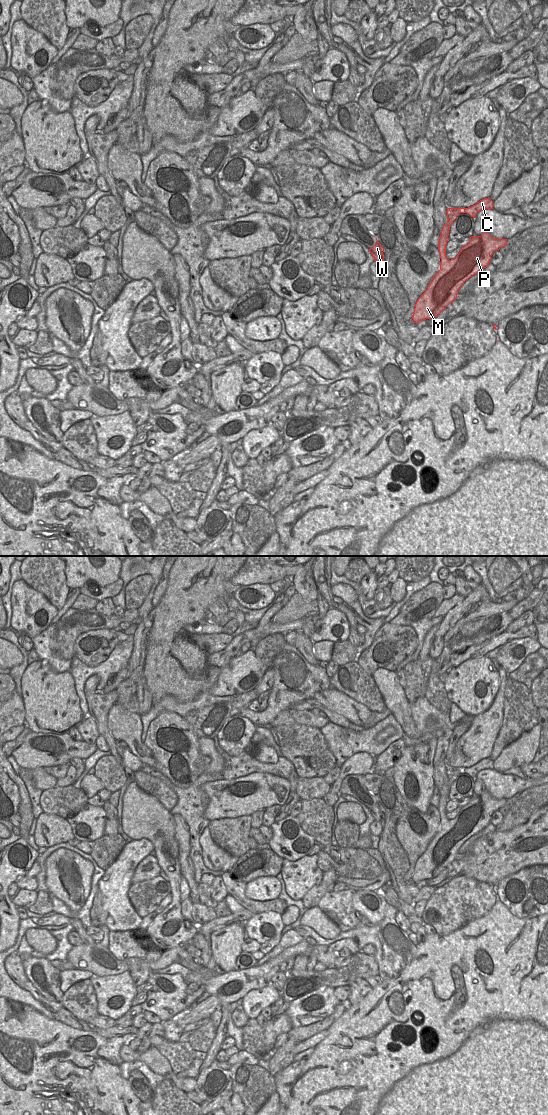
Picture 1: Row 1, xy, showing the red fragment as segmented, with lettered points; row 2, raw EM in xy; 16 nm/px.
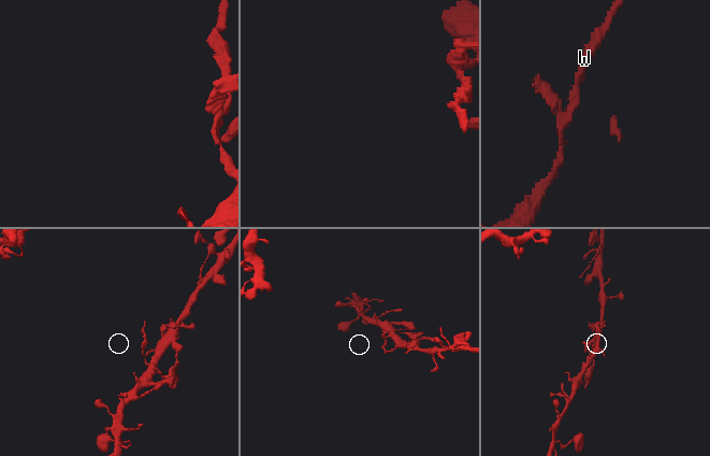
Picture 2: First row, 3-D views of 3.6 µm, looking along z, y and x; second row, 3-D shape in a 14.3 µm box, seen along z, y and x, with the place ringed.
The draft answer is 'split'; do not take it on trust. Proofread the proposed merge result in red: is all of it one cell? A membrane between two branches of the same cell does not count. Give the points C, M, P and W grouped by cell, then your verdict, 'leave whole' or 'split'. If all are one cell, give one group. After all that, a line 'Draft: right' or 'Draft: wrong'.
C M P W | leave whole
Draft: wrong

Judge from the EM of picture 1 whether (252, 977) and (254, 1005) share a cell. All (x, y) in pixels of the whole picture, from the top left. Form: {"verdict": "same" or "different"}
{"verdict": "different"}

